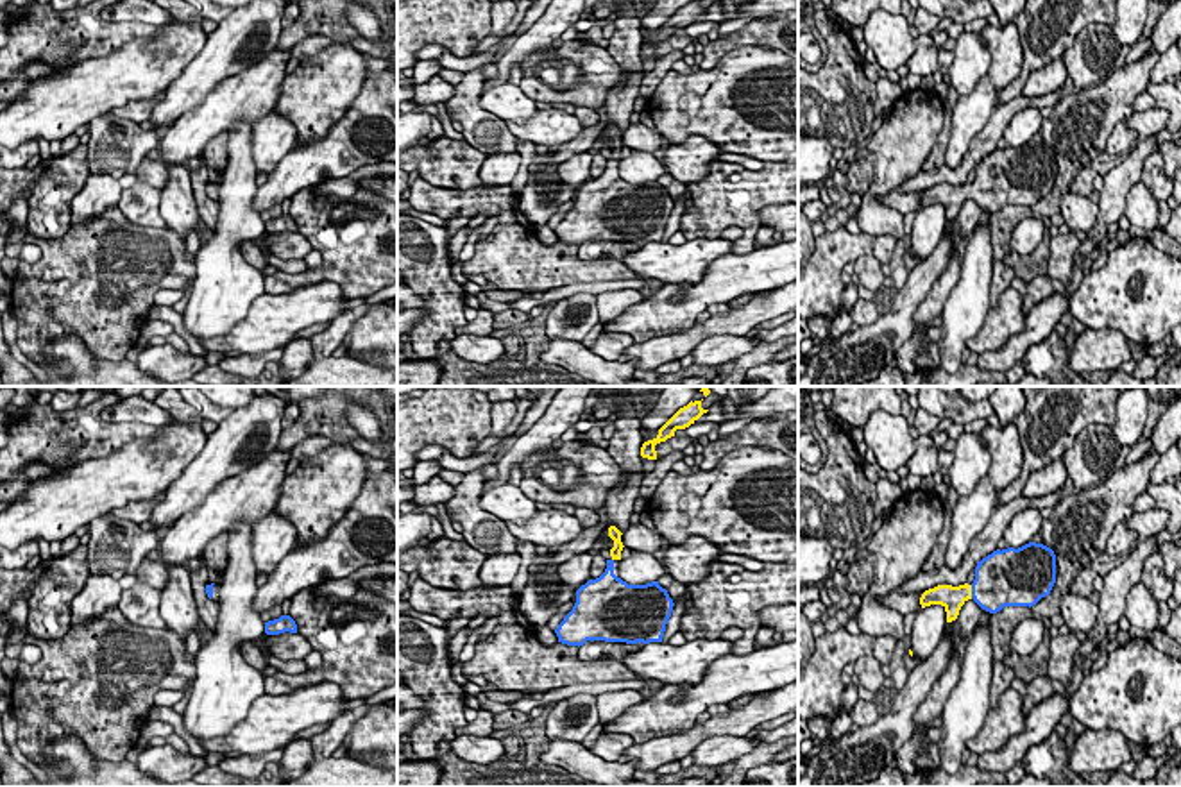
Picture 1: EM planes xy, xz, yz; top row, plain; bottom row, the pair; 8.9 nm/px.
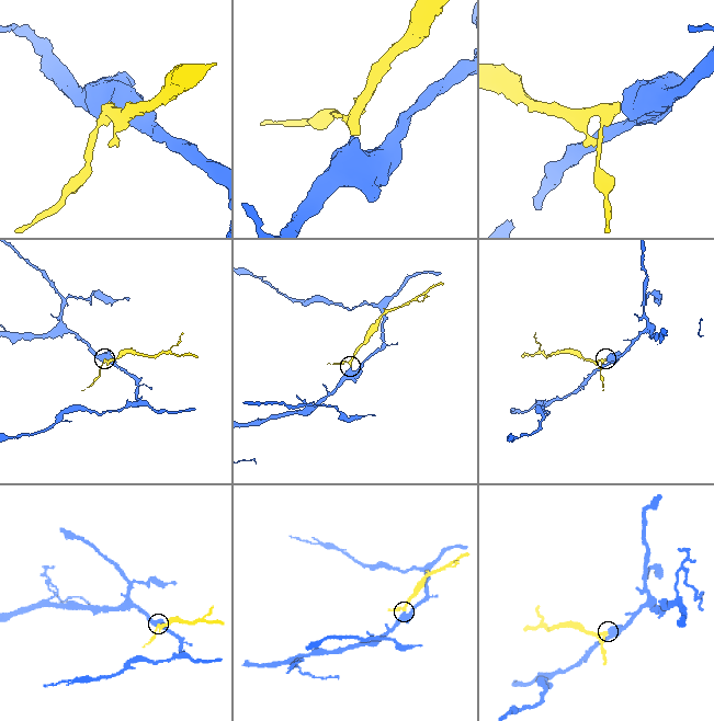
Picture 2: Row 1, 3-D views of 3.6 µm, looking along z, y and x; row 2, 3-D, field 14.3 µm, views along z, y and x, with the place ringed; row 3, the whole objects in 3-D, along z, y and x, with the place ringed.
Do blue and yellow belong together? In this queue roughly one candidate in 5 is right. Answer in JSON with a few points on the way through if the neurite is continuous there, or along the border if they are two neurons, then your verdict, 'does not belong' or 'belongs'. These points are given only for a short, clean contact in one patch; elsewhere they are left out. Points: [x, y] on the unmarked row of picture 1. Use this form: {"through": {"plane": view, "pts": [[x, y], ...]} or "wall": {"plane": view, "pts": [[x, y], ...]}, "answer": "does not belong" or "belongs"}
{"through": {"plane": "yz", "pts": [[997, 183], [988, 190], [972, 190], [952, 197]]}, "answer": "belongs"}

